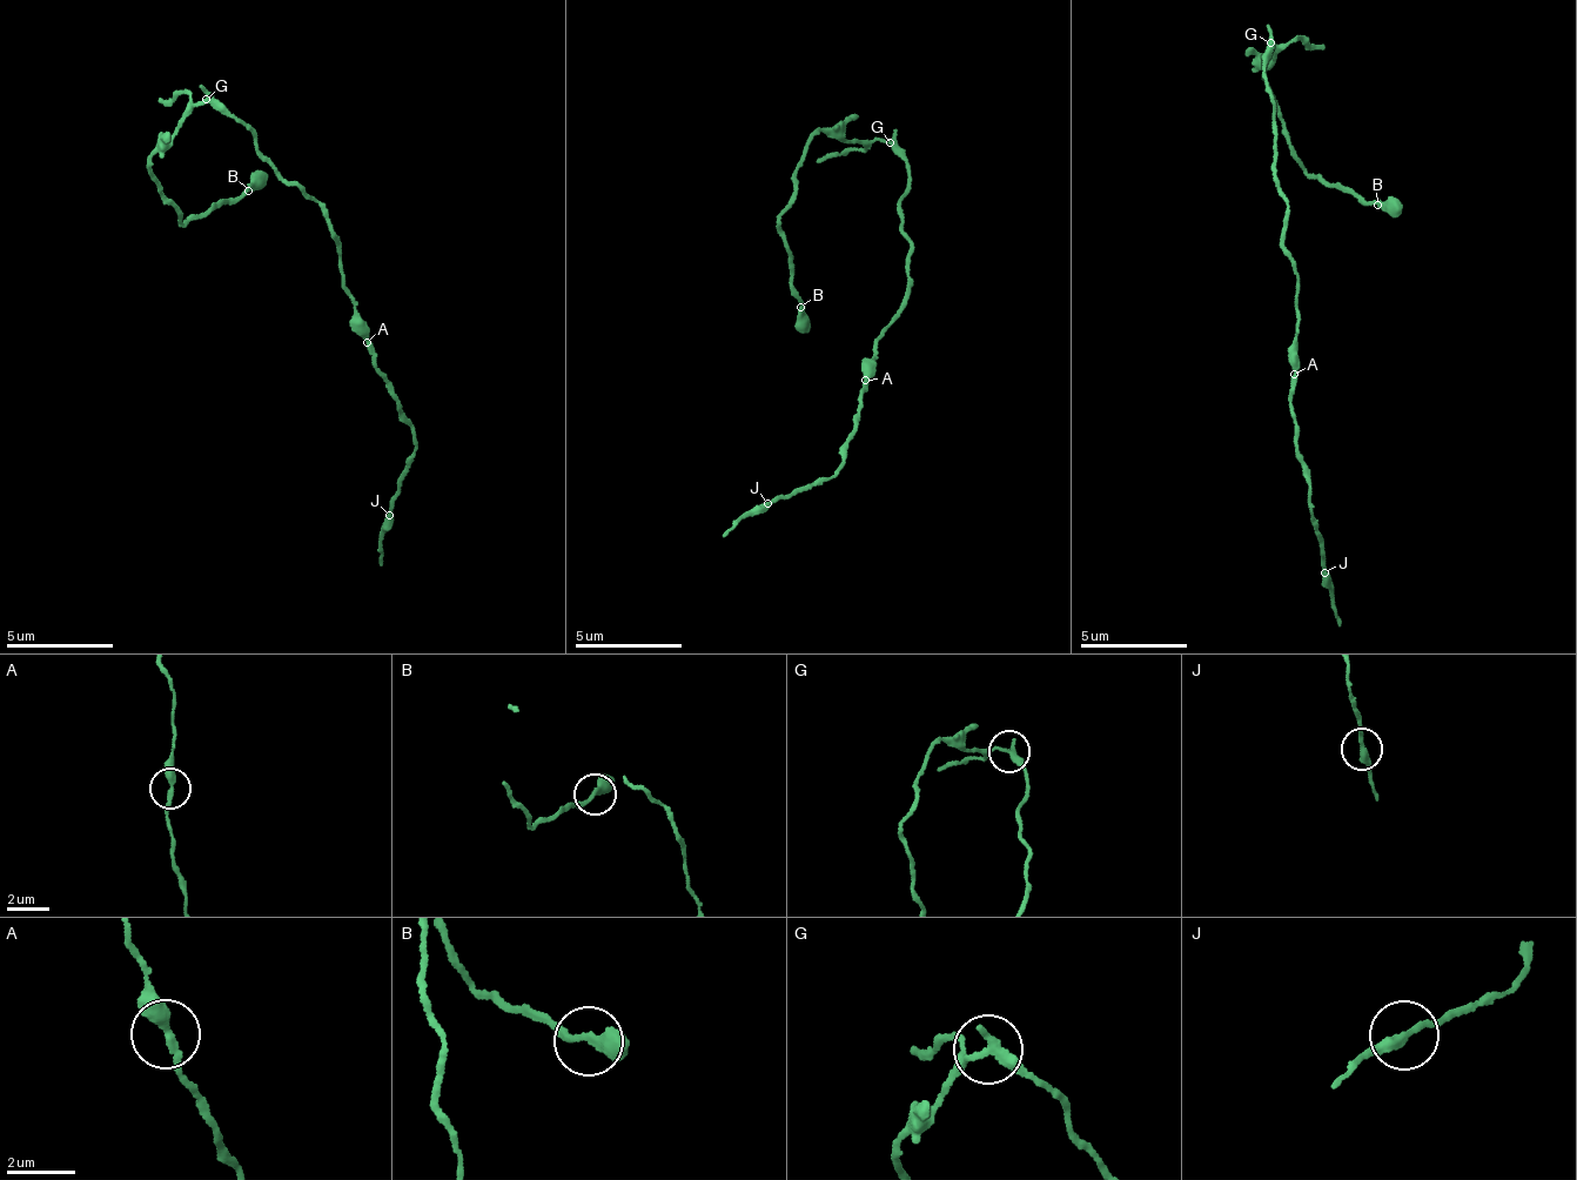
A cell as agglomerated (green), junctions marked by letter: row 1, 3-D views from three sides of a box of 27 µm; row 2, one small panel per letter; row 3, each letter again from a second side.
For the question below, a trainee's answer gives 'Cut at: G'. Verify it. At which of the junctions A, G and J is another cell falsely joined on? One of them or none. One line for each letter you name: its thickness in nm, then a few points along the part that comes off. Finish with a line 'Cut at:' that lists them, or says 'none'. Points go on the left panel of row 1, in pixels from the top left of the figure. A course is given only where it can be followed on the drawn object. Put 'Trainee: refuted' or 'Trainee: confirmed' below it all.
G: calibre 280 nm; course (208, 100), (180, 132), (151, 154), (161, 201), (186, 223), (255, 183), (266, 171)
Cut at: G
Trainee: confirmed

